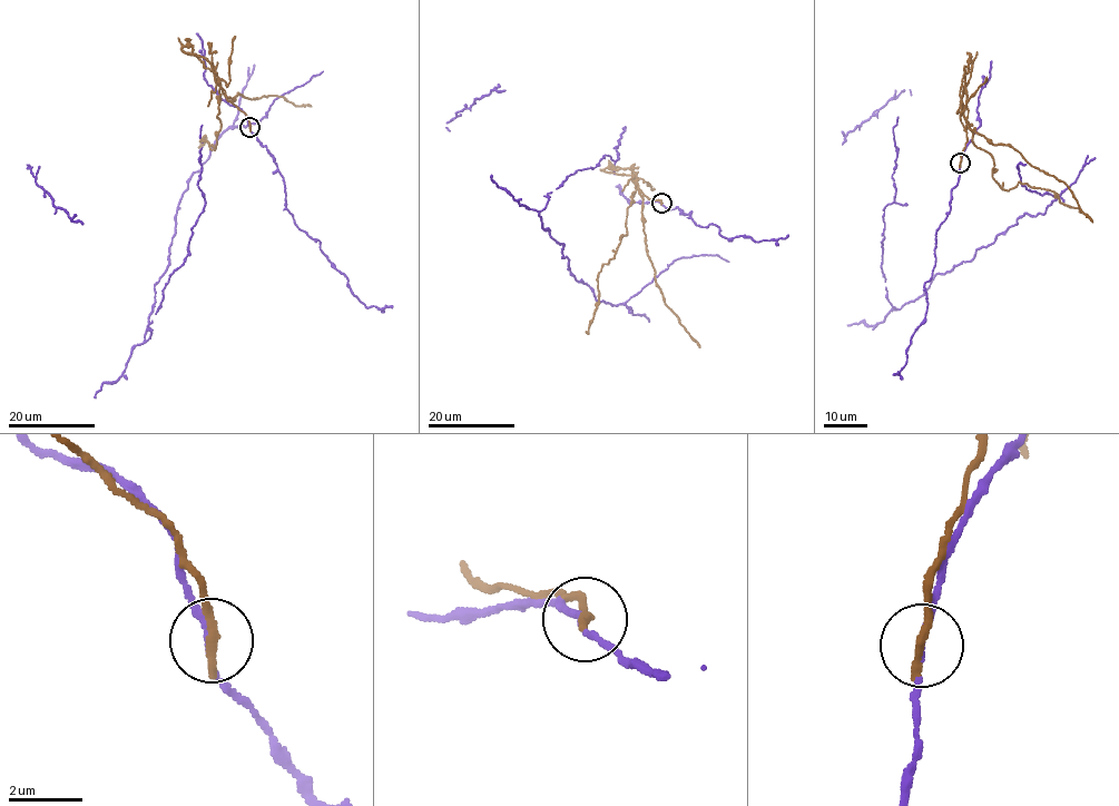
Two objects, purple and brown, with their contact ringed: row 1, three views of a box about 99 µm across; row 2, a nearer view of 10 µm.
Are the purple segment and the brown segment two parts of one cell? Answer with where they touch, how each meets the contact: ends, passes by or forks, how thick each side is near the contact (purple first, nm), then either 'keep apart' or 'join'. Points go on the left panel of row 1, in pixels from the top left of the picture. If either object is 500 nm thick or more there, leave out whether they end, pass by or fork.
place (249, 127); purple passes by; brown ends; calibres 120 and 300 nm; keep apart

